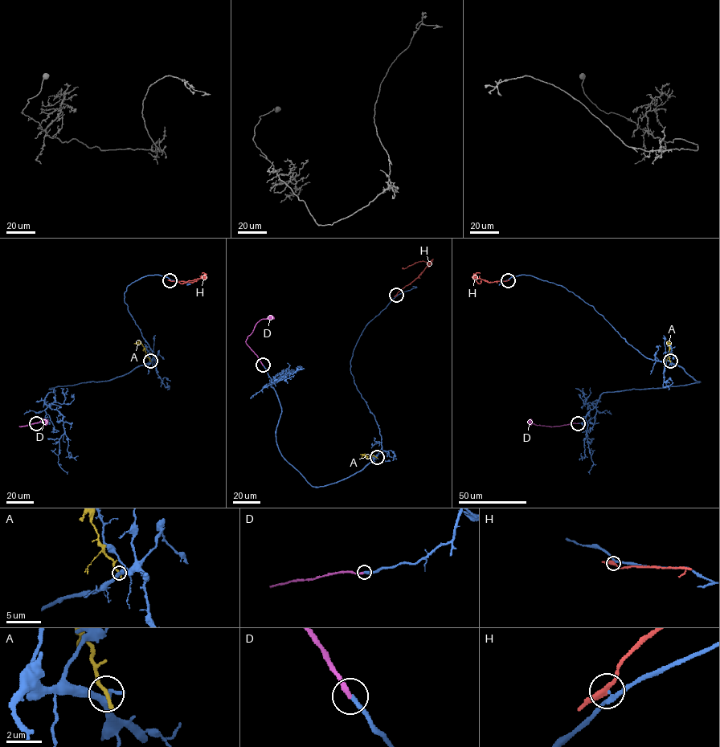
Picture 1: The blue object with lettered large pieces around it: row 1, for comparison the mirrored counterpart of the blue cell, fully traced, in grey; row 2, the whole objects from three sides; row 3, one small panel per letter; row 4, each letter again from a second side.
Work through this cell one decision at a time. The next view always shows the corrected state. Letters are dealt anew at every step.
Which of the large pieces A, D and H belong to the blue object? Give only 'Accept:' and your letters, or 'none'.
Accept: D

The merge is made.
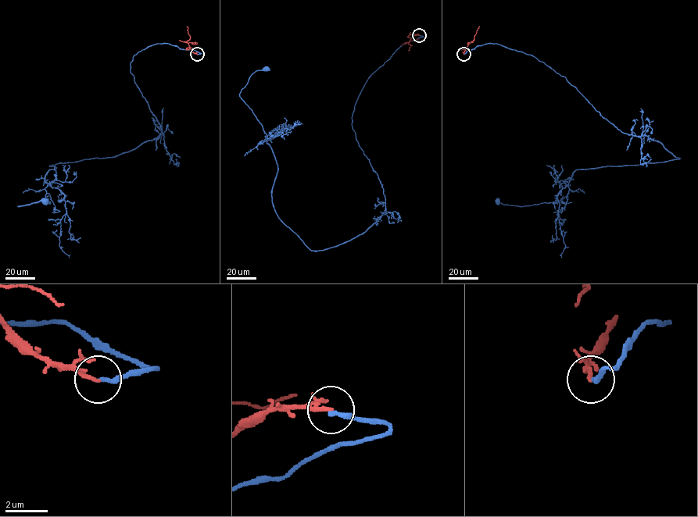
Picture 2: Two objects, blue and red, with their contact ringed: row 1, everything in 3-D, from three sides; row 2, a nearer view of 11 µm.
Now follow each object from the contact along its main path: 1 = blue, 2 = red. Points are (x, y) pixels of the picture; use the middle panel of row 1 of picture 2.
1: (419, 35), (370, 75), (352, 118), (385, 211), (322, 250), (272, 201), (275, 158), (239, 96), (266, 69)
2: (419, 35), (411, 37), (408, 44), (412, 45), (408, 51)

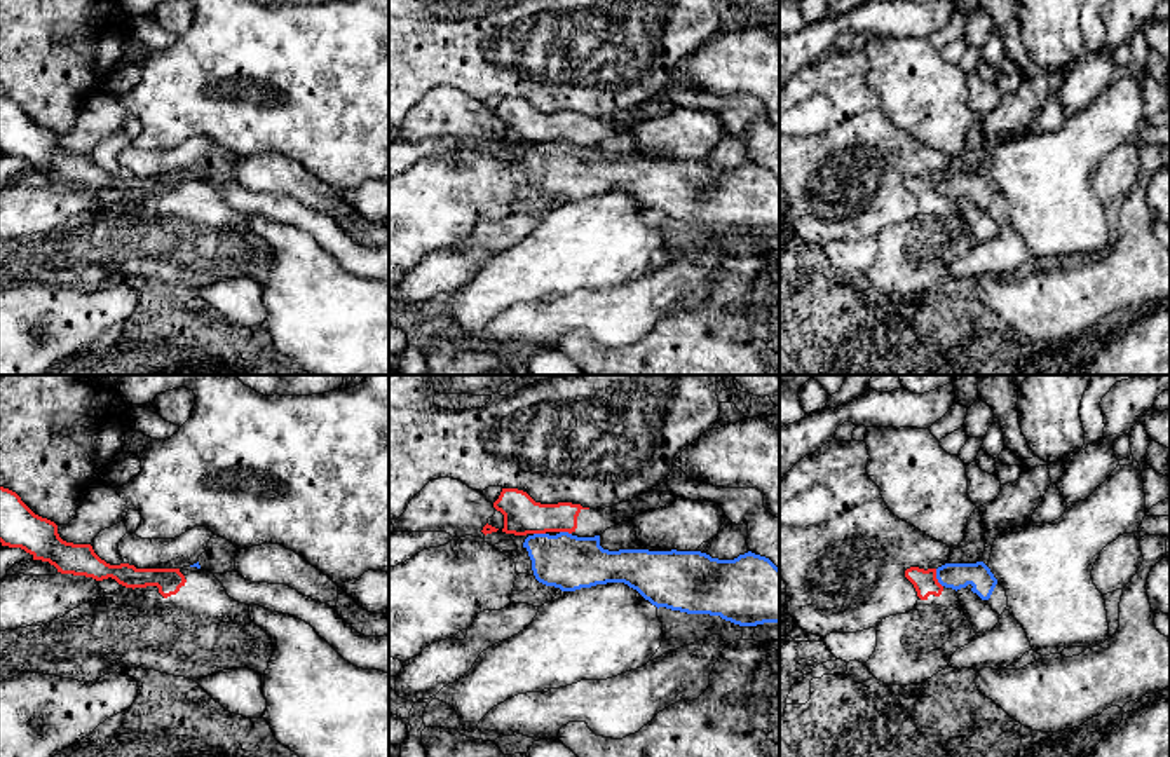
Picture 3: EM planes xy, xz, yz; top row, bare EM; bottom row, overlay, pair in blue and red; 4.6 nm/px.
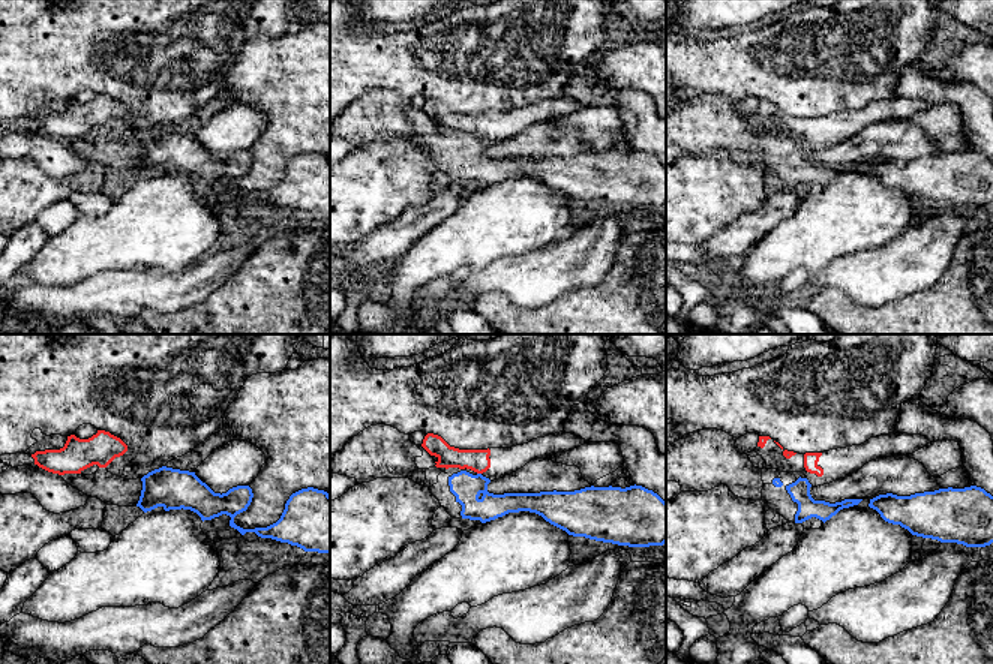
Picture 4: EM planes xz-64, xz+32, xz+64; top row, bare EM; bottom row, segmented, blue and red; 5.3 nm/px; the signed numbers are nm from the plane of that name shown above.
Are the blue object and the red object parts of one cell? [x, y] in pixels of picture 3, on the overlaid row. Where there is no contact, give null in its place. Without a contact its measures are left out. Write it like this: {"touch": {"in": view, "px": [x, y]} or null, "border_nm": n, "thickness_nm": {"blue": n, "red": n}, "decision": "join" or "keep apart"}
{"touch": {"in": "yz", "px": [937, 578]}, "border_nm": 90, "thickness_nm": {"blue": 120, "red": 110}, "decision": "keep apart"}

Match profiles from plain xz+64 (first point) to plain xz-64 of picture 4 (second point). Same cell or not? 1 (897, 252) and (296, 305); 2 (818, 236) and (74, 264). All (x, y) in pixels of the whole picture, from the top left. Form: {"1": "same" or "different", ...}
{"1": "different", "2": "same"}

